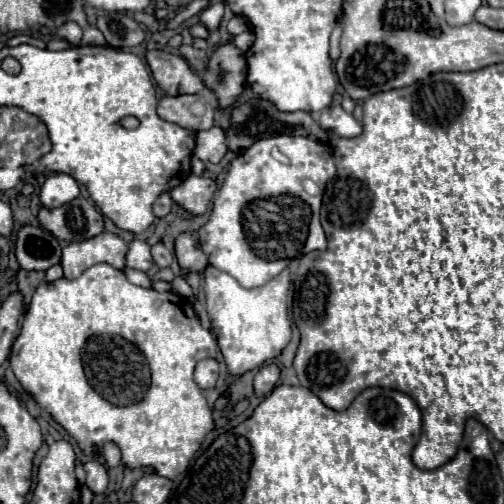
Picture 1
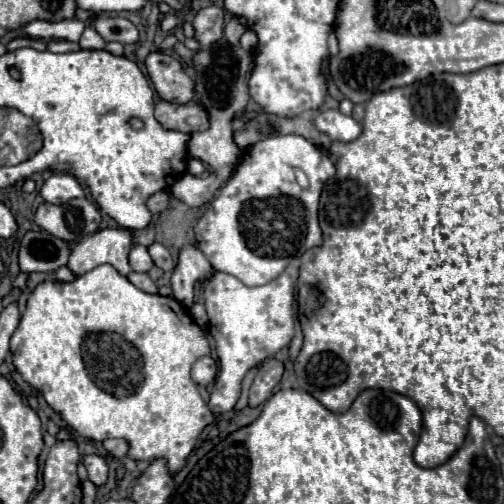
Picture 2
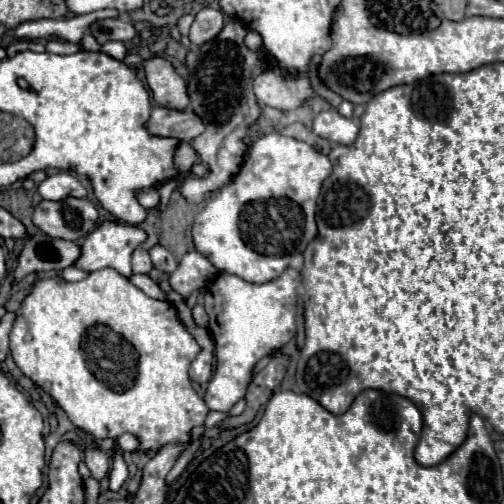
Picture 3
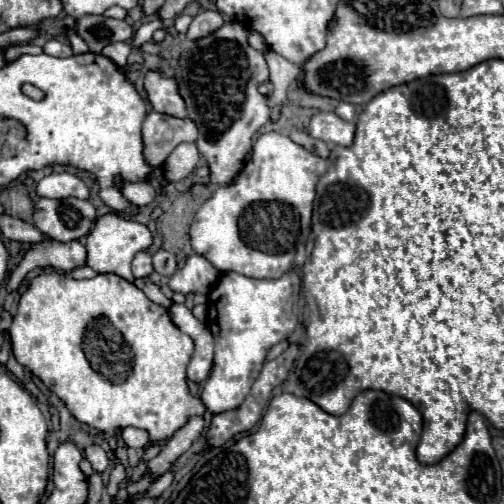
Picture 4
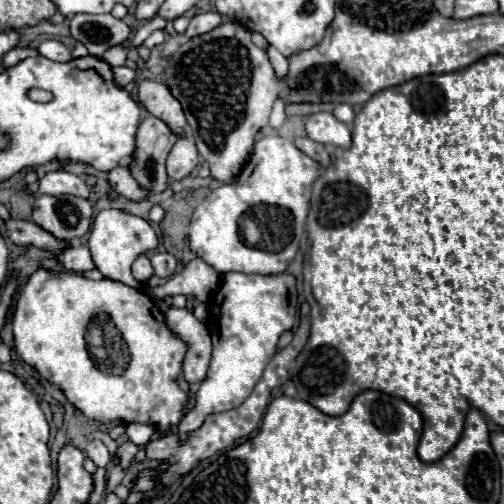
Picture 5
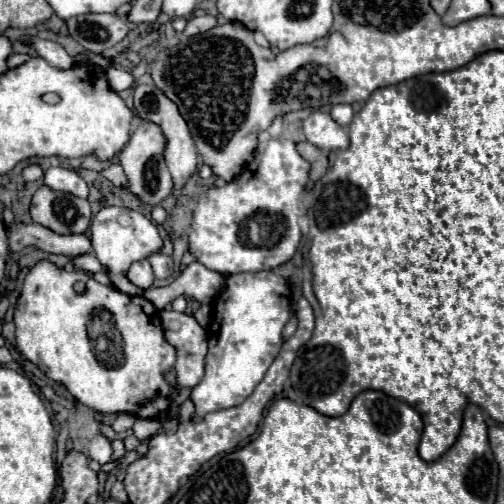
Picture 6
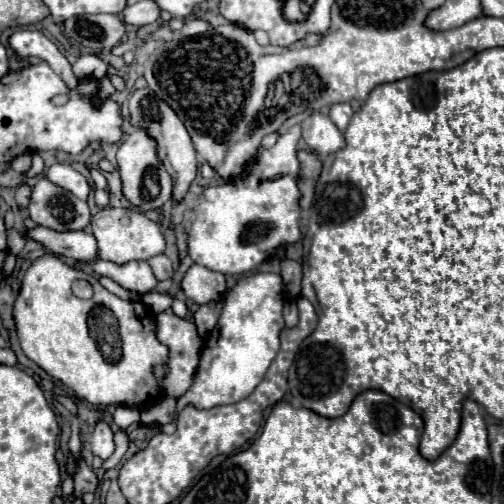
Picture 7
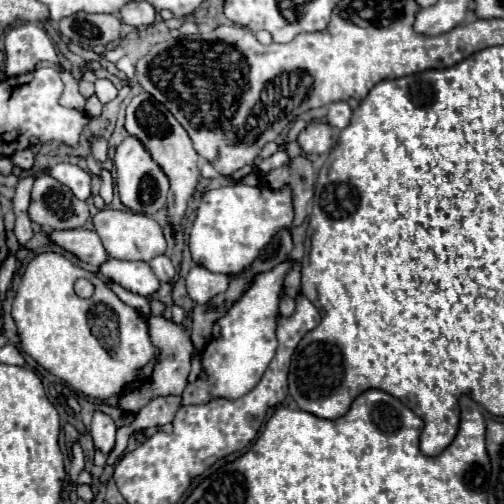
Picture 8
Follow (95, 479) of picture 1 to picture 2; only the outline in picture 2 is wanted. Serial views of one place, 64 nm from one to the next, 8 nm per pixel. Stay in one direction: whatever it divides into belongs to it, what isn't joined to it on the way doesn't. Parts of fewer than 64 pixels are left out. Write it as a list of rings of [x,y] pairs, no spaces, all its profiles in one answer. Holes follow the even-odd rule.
[[[92,454],[92,456],[86,456],[84,458],[84,466],[88,470],[88,480],[94,484],[94,486],[104,486],[106,480],[108,480],[108,464],[102,456],[98,454]]]

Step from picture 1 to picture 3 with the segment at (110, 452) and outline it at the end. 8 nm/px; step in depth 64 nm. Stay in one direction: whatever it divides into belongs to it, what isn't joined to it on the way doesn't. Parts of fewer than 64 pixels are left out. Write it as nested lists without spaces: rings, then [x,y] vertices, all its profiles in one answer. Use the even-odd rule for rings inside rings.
[[[122,434],[115,440],[115,446],[122,452],[134,452],[138,446],[138,440],[132,434]]]

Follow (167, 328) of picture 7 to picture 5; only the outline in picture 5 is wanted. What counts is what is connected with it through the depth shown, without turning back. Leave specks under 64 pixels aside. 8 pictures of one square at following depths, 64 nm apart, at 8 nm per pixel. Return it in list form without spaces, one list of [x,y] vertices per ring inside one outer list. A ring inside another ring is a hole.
[[[174,308],[164,314],[172,332],[188,342],[188,352],[184,358],[184,378],[190,384],[202,382],[208,374],[208,364],[212,358],[212,340],[206,326],[194,318],[186,308]]]

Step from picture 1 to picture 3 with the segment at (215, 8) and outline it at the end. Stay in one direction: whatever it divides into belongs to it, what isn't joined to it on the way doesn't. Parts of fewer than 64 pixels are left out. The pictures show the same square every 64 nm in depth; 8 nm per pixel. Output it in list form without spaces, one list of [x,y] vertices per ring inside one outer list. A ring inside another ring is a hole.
[[[202,8],[196,16],[194,16],[194,22],[192,22],[192,28],[190,28],[190,40],[192,44],[200,46],[200,44],[206,44],[208,40],[214,40],[220,32],[222,32],[222,20],[224,20],[224,14],[222,10],[214,10],[214,8]]]

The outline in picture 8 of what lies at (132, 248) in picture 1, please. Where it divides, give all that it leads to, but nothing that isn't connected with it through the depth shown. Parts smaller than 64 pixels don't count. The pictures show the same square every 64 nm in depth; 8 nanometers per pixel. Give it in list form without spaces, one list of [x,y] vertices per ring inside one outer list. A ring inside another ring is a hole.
[[[110,258],[100,266],[100,274],[106,280],[112,280],[126,290],[146,298],[150,298],[160,286],[160,280],[154,276],[148,262],[124,262]]]

